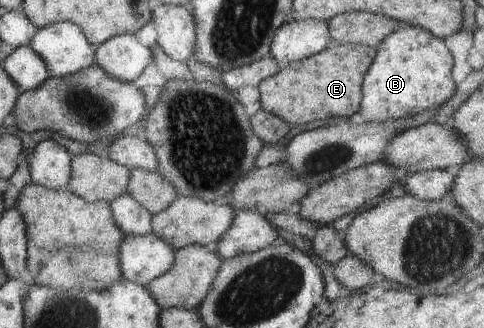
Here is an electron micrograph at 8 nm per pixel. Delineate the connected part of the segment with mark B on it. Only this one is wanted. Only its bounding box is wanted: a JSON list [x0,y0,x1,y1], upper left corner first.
[358,25,456,123]

